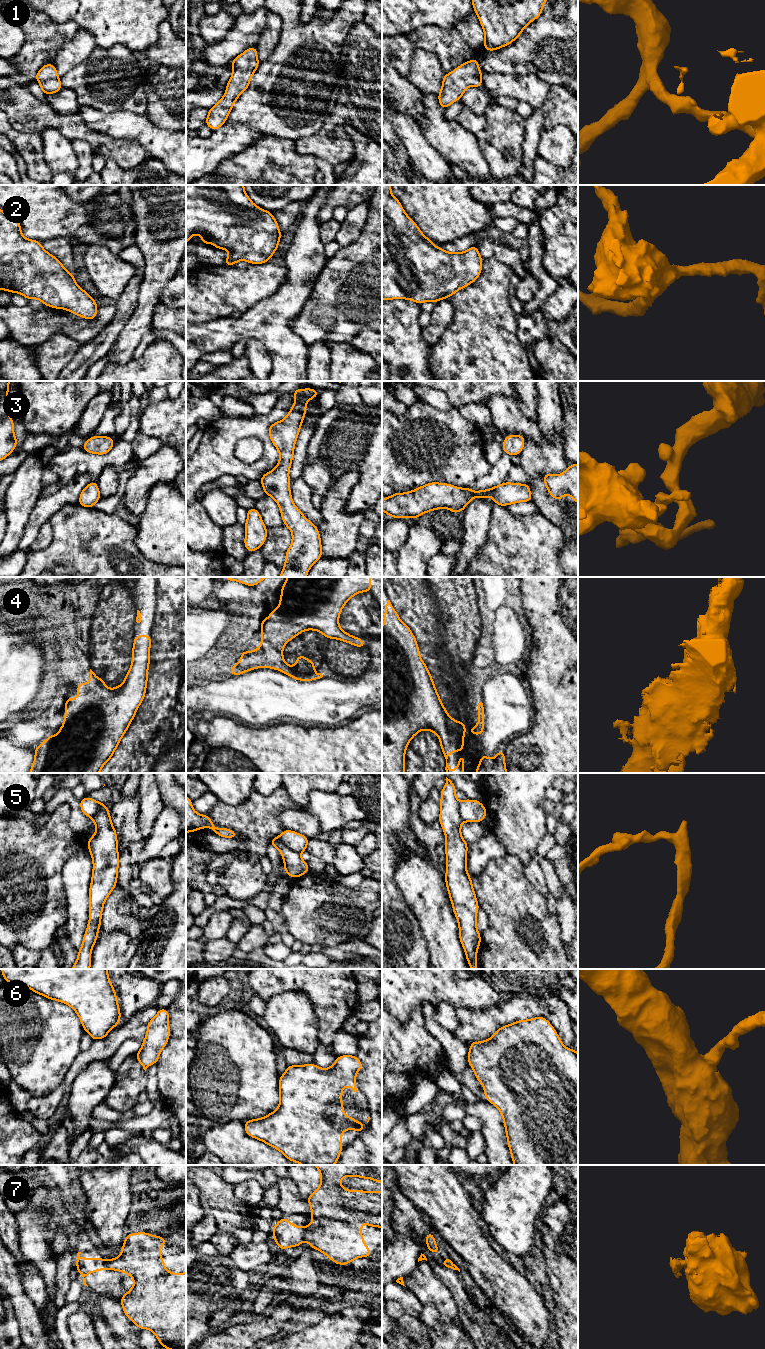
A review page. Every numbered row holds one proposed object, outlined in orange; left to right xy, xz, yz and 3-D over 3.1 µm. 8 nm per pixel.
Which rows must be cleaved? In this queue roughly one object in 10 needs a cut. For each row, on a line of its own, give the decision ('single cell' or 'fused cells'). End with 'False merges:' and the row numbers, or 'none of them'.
1: single cell
2: single cell
3: single cell
4: single cell
5: single cell
6: single cell
7: fused cells
False merges: 7

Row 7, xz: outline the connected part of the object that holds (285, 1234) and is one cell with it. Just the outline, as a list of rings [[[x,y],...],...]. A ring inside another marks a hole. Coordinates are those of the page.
[[[285,1217],[281,1218],[277,1224],[272,1228],[272,1235],[278,1245],[279,1250],[288,1247],[297,1247],[304,1241],[305,1227],[293,1225]]]

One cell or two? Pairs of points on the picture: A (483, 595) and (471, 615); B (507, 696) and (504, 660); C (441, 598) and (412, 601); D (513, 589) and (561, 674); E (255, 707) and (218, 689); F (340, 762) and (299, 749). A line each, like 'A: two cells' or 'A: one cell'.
A: two cells
B: two cells
C: two cells
D: two cells
E: one cell
F: one cell

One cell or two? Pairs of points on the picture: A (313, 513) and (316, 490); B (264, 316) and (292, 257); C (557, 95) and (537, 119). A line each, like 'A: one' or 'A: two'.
A: two
B: one
C: two

